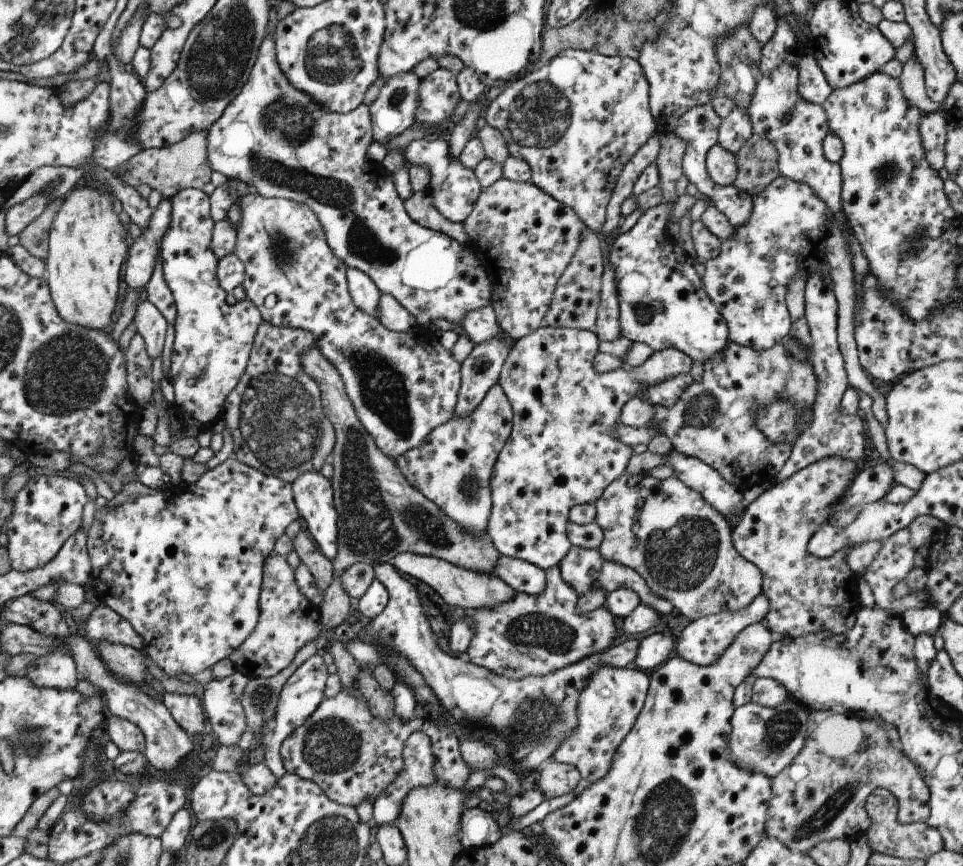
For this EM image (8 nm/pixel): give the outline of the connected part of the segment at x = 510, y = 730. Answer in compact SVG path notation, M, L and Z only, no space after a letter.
M390 563L373 564L375 579L387 590L388 599L381 614L369 620L357 634L348 634L365 644L379 644L403 654L409 664L423 676L432 690L442 711L450 722L461 731L469 725L490 729L497 736L507 738L511 746L508 758L516 769L540 769L551 762L555 748L577 728L577 697L585 682L599 666L623 668L635 658L639 640L627 640L613 644L603 652L593 653L569 666L543 676L526 676L519 680L505 678L490 670L465 662L464 658L443 653L437 647L435 634L429 629L423 615L421 602L411 585Z

